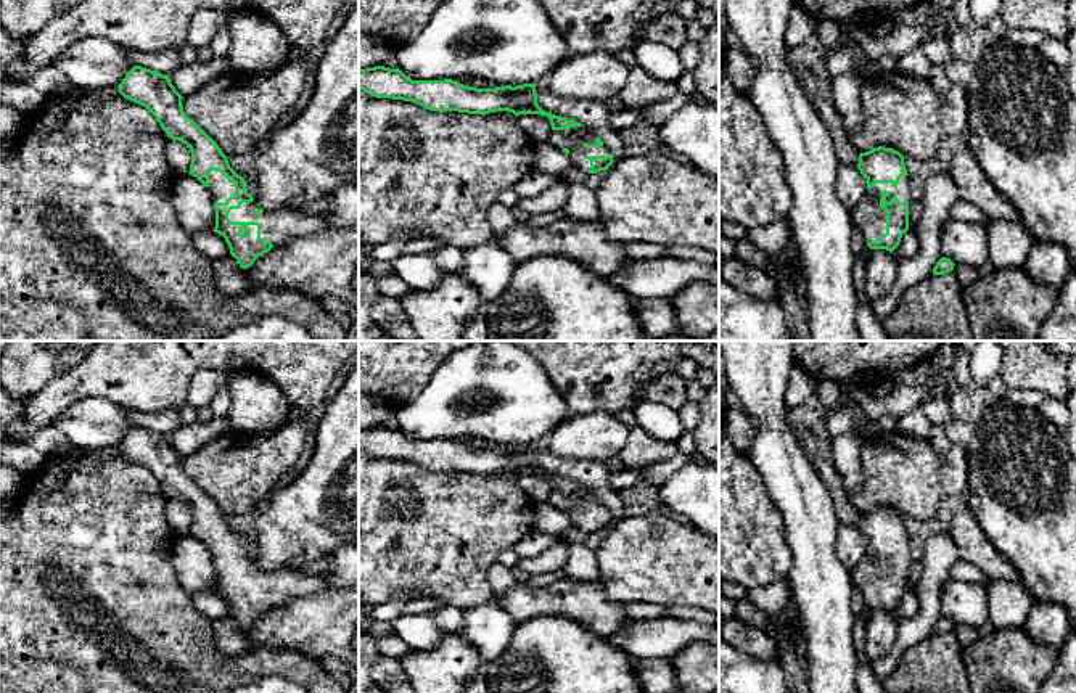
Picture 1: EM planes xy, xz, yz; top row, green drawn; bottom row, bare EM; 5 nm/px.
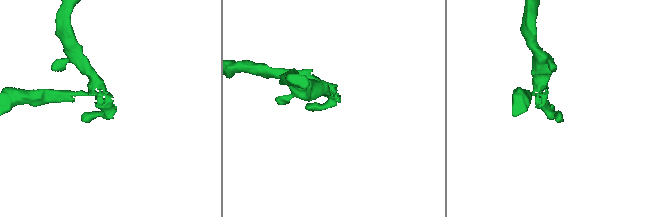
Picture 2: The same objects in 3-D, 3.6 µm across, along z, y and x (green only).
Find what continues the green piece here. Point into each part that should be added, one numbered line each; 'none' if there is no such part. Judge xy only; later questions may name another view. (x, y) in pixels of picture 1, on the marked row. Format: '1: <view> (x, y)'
1: xy (277, 227)

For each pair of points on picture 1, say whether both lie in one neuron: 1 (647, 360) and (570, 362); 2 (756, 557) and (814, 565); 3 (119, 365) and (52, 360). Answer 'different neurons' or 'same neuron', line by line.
1: same neuron
2: different neurons
3: different neurons

